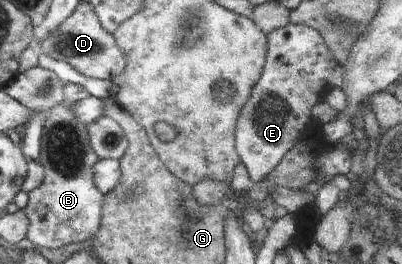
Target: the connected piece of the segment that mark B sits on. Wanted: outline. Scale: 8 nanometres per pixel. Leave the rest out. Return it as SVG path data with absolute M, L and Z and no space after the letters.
M79 84L65 85L64 94L66 102L54 106L43 125L39 157L44 168L43 182L28 192L29 201L23 209L30 222L26 238L43 248L83 242L96 234L102 220L104 194L95 186L92 173L99 158L90 145L86 126L76 119L72 110L75 101L91 95Z

